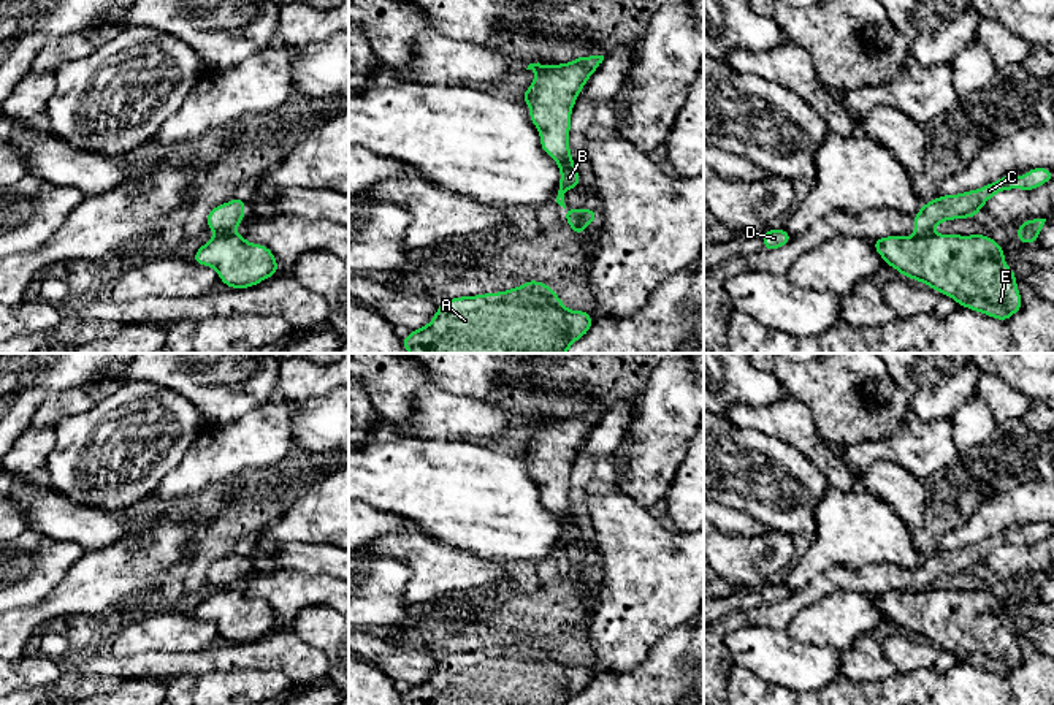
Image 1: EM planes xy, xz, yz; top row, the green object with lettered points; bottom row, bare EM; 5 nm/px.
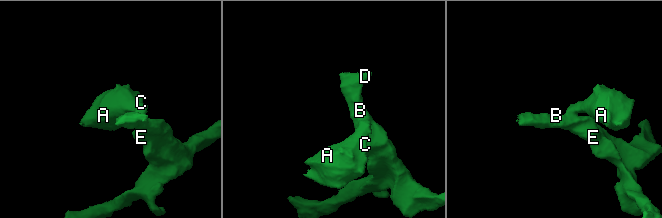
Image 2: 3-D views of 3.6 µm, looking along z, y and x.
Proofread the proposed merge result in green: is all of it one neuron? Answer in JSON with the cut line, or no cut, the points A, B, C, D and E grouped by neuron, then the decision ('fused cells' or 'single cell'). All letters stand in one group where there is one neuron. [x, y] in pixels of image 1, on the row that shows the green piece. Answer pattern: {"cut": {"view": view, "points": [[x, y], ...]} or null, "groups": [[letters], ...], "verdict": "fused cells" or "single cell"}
{"cut": {"view": "xy", "points": [[232, 232], [216, 235]]}, "groups": [["A", "C"], ["B", "D", "E"]], "verdict": "fused cells"}

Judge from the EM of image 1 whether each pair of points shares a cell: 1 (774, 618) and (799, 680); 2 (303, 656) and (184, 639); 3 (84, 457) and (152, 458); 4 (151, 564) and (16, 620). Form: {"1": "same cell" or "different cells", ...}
{"1": "different cells", "2": "different cells", "3": "same cell", "4": "same cell"}

